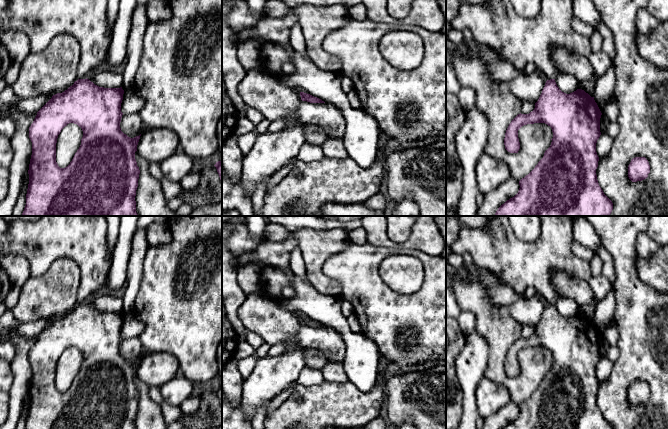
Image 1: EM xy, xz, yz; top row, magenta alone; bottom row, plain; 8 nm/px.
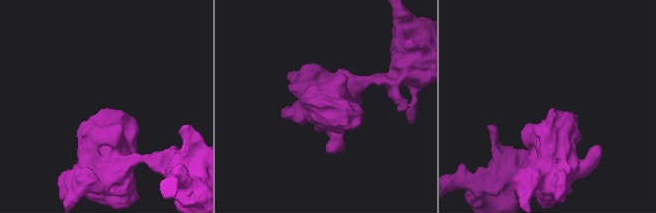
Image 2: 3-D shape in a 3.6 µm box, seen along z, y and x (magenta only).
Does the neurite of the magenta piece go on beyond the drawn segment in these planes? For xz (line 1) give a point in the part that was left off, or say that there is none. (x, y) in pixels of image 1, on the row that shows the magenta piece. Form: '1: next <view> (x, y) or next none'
1: next none

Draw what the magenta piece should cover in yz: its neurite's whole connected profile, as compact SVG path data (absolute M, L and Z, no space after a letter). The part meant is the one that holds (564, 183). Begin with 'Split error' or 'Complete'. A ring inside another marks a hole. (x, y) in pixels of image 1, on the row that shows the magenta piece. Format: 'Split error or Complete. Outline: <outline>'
Complete. Outline: M555 79L547 80L534 110L529 114L518 114L509 124L504 145L508 152L518 153L518 130L534 123L551 127L551 145L535 168L519 181L518 193L501 205L495 216L609 216L613 203L599 186L596 175L599 161L596 143L601 135L601 115L594 97L584 90L566 94L559 89Z

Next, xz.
Complete. Outline: M300 92L300 96L301 96L302 101L307 101L307 102L310 102L310 103L325 103L321 99L314 97L310 94L304 93L304 92Z

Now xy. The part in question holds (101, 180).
Complete. Outline: M87 78L78 79L64 92L53 95L37 112L29 127L32 155L28 170L26 205L21 216L138 216L135 196L140 170L135 152L141 134L130 138L121 131L123 94L122 87L104 88ZM69 123L77 124L83 131L83 137L70 164L60 168L56 162L56 143L61 130Z

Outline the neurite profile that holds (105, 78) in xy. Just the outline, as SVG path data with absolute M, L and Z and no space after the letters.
M102 70L90 74L87 79L95 85L104 88L120 88L123 84L122 74L115 73L109 70Z

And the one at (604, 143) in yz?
M601 134L596 143L596 152L599 159L604 158L611 149L612 138L607 134Z

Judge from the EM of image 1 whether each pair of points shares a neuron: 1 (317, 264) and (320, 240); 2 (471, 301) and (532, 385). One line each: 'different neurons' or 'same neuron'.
1: same neuron
2: same neuron

